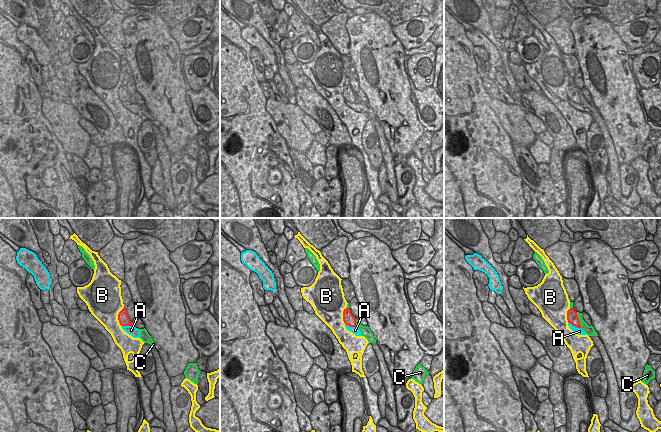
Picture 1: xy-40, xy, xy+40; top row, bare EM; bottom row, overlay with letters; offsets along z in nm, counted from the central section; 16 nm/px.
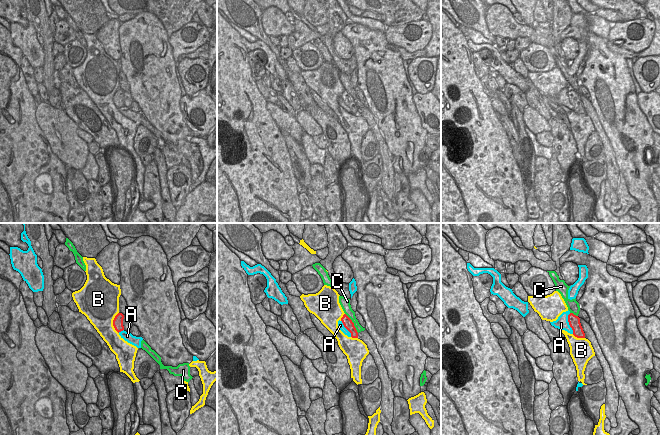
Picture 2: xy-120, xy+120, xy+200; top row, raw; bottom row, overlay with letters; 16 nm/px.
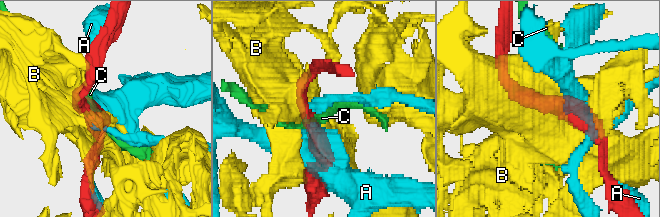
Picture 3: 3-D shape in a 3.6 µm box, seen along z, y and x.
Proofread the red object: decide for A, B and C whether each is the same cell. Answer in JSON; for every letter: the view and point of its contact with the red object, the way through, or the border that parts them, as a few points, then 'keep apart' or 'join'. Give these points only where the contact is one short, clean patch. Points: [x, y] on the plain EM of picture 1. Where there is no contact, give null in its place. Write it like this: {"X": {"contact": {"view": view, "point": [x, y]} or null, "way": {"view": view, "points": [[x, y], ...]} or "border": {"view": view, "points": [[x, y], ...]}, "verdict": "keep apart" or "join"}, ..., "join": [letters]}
{"A": {"contact": {"view": "xy-40", "point": [127, 101]}, "verdict": "keep apart"}, "B": {"contact": {"view": "xy-40", "point": [118, 92]}, "verdict": "keep apart"}, "C": {"contact": {"view": "xy+40", "point": [578, 96]}, "border": {"view": "xy+40", "points": [[576, 88], [581, 103]]}, "verdict": "keep apart"}, "join": []}

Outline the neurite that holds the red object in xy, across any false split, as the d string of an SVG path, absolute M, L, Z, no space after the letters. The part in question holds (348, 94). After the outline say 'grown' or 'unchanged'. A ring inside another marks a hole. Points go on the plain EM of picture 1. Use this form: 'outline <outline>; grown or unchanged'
outline M346 84L343 87L343 97L350 103L356 103L356 94L352 91L349 84Z; unchanged

